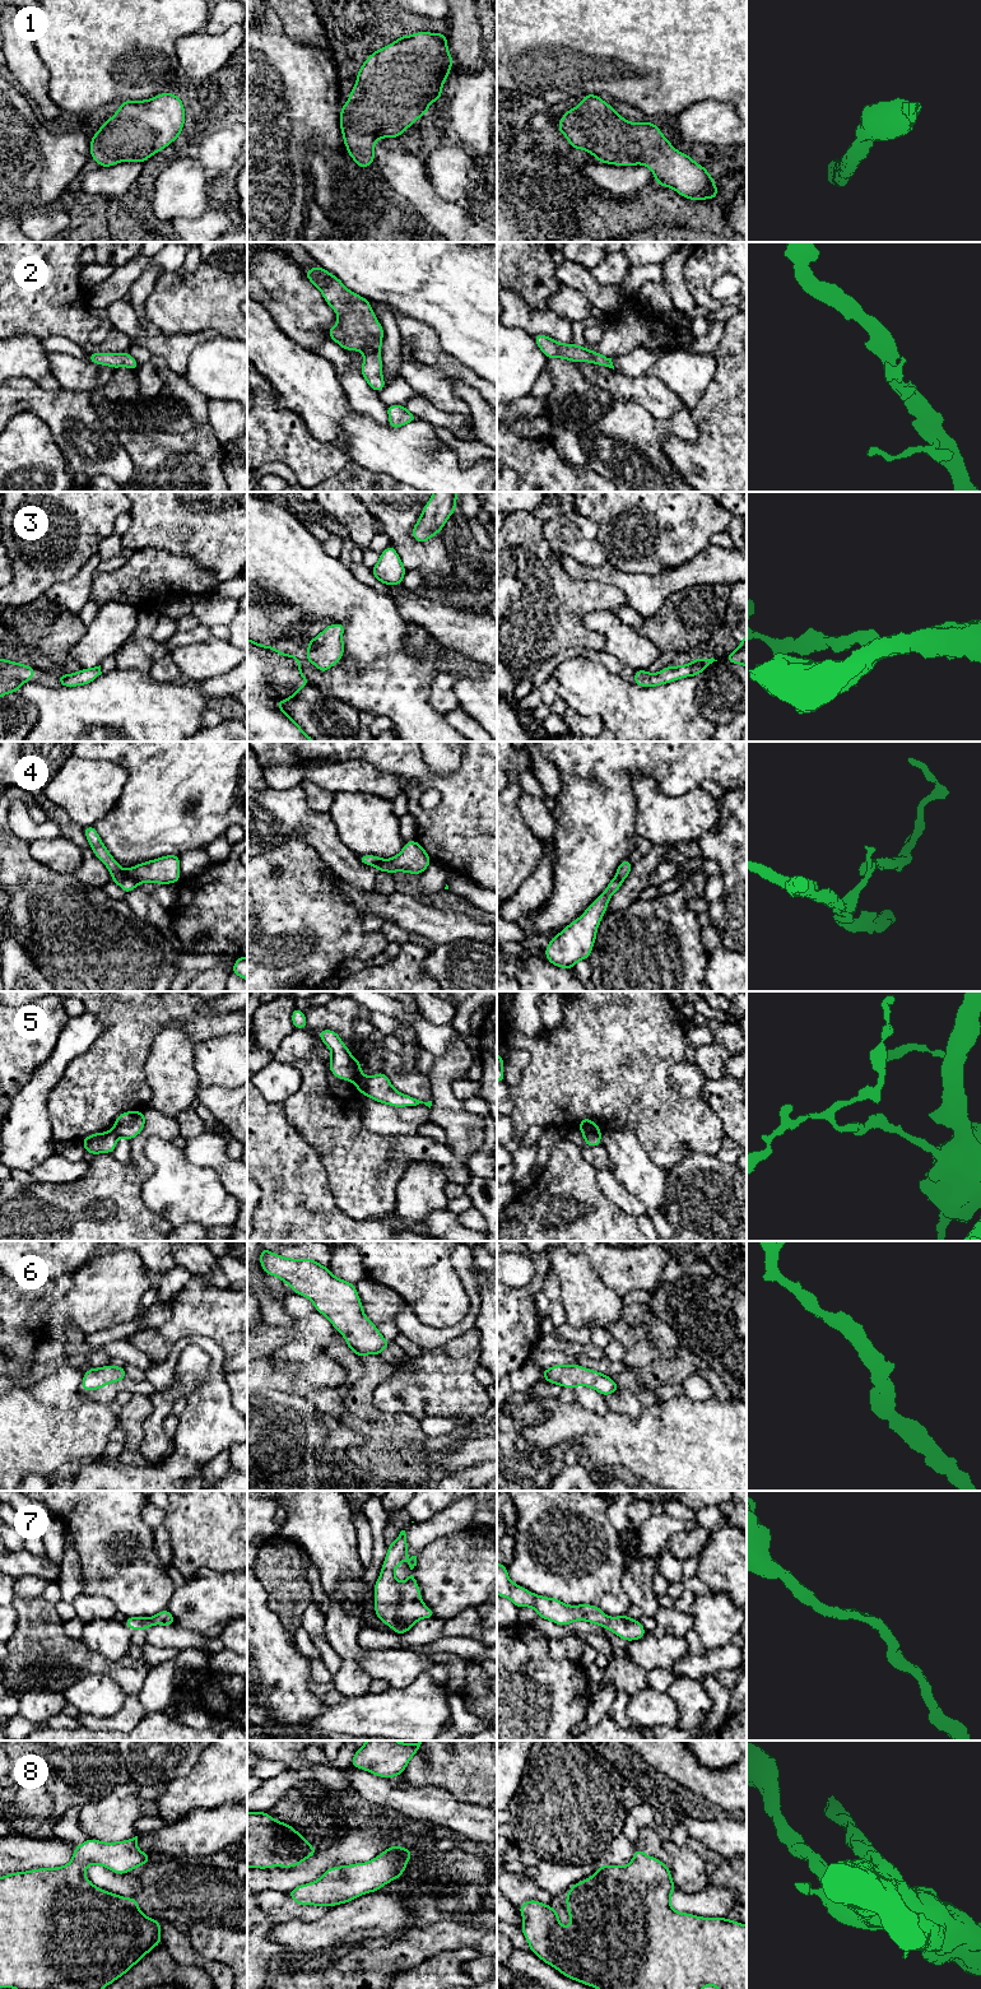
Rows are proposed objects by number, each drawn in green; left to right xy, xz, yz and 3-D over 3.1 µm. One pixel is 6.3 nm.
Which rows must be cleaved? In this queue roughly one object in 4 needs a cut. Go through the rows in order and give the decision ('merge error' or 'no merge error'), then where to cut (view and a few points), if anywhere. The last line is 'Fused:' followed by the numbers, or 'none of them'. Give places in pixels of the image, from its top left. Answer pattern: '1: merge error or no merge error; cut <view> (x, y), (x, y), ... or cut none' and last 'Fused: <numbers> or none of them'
1: no merge error; cut none
2: no merge error; cut none
3: no merge error; cut none
4: merge error; cut xy (125, 872), (139, 882)
5: merge error; cut xz (365, 1077), (366, 1093)
6: no merge error; cut none
7: no merge error; cut none
8: no merge error; cut none
Fused: 4, 5

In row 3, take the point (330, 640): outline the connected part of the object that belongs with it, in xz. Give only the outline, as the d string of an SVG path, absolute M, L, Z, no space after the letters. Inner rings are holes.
M345 623L329 624L313 640L306 642L308 647L307 663L315 664L321 673L326 673L338 664L344 655L343 632Z

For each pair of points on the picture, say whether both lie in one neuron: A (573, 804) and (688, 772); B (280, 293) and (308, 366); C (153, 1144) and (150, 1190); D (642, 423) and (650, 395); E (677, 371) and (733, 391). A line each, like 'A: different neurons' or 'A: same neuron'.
A: same neuron
B: different neurons
C: same neuron
D: different neurons
E: different neurons

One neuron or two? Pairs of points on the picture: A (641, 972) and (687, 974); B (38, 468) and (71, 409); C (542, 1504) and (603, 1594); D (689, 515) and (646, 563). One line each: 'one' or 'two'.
A: one
B: two
C: one
D: one

